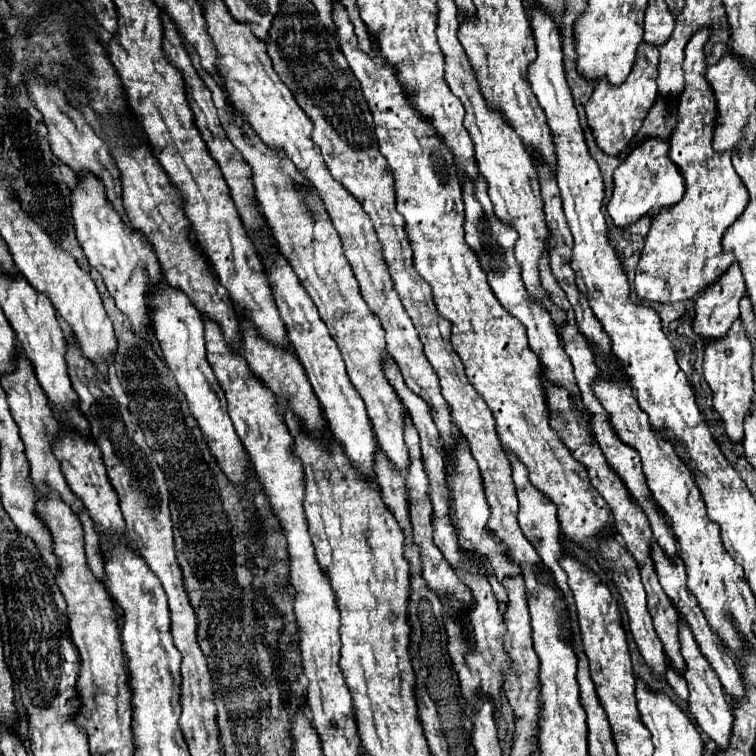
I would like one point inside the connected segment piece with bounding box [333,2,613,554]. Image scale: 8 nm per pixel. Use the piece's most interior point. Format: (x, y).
(493, 347)

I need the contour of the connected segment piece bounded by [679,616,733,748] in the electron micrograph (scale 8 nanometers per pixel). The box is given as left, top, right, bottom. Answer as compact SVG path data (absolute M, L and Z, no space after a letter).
M679 616L679 642L681 642L681 654L685 658L685 672L683 678L689 684L689 712L695 718L697 726L719 746L719 748L727 748L729 746L729 736L731 736L731 726L733 726L733 712L731 712L731 704L721 688L721 682L717 678L717 674L713 672L713 668L709 666L709 662L705 660L705 656L701 654L689 624L685 624L685 618Z

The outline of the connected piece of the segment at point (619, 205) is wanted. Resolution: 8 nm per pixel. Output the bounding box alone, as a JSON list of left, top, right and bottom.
[607,138,685,228]

